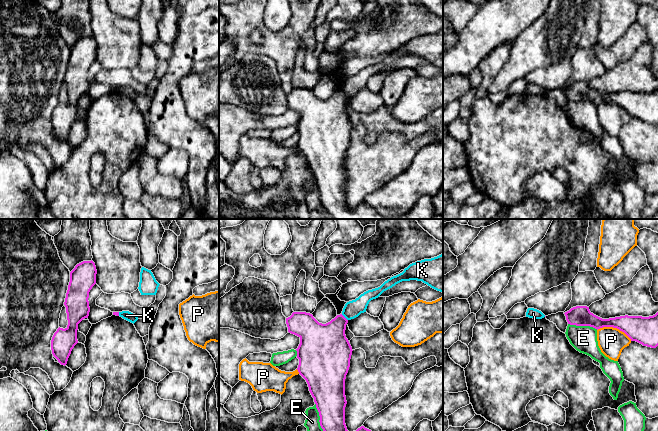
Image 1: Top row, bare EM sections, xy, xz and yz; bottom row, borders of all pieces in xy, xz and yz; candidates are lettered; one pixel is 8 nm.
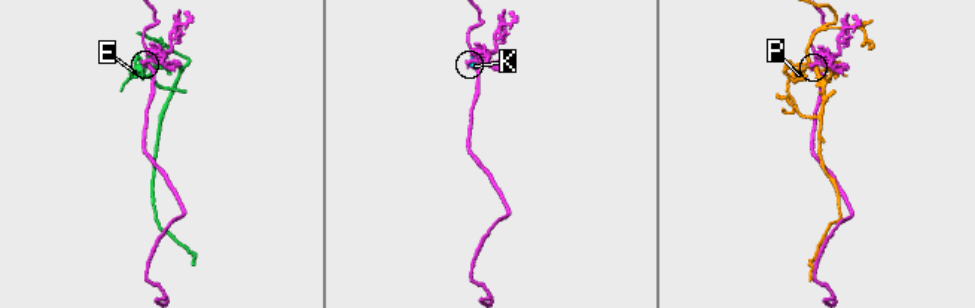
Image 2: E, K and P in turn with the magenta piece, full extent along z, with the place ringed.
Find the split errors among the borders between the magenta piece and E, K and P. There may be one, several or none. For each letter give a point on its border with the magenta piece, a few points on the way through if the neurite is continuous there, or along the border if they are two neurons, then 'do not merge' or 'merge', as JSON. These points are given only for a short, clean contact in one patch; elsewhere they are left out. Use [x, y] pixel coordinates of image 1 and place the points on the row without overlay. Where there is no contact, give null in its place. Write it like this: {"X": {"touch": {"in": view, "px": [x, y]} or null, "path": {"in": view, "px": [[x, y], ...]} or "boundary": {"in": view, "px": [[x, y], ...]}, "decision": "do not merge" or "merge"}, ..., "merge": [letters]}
{"E": {"touch": {"in": "xz", "px": [320, 199]}, "decision": "do not merge"}, "K": {"touch": {"in": "xz", "px": [344, 93]}, "boundary": {"in": "xz", "px": [[341, 90], [347, 96]]}, "decision": "do not merge"}, "P": {"touch": {"in": "yz", "px": [614, 103]}, "decision": "do not merge"}, "merge": []}

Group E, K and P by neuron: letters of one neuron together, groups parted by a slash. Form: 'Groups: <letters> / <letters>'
Groups: E / K / P

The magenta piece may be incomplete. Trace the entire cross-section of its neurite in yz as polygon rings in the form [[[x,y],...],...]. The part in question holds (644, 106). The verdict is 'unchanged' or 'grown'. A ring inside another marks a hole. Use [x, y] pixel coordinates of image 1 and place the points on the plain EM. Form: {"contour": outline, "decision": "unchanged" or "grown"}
{"contour": [[[576,82],[564,90],[570,101],[590,102],[597,106],[603,103],[613,103],[624,108],[631,117],[651,124],[658,122],[658,88],[649,93],[625,91],[602,95],[591,89],[589,83]]], "decision": "unchanged"}

